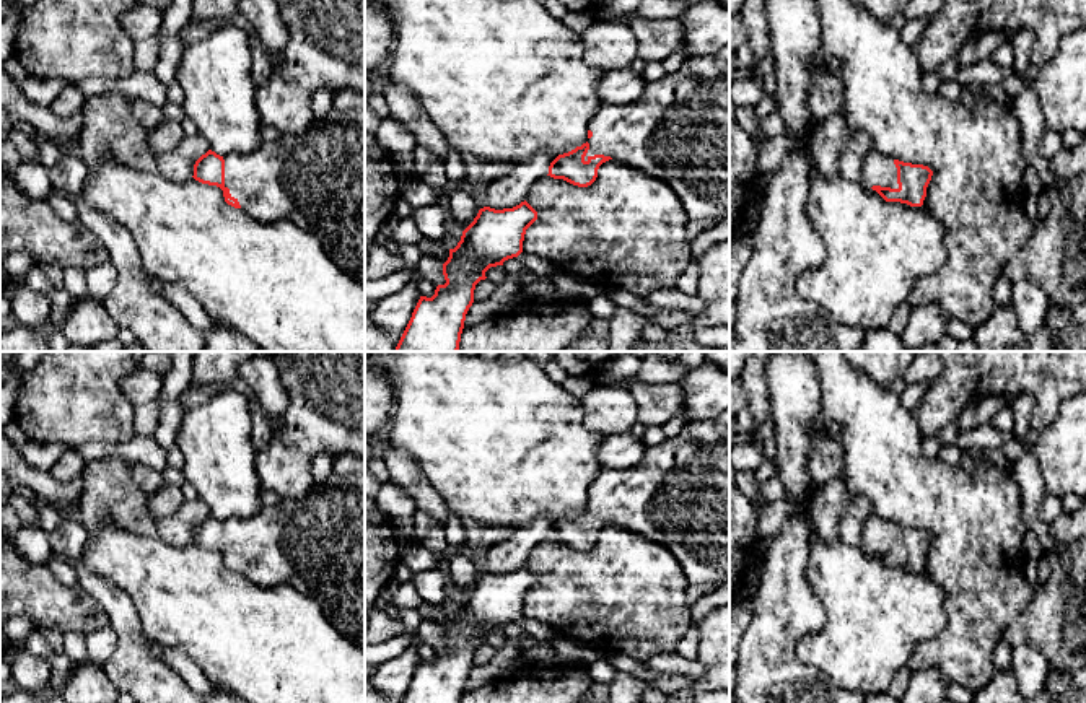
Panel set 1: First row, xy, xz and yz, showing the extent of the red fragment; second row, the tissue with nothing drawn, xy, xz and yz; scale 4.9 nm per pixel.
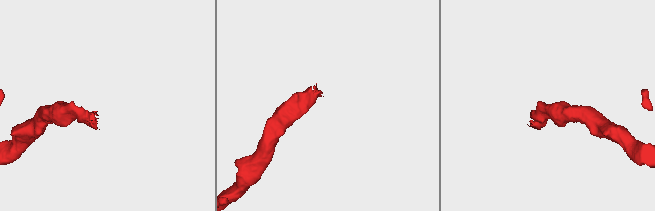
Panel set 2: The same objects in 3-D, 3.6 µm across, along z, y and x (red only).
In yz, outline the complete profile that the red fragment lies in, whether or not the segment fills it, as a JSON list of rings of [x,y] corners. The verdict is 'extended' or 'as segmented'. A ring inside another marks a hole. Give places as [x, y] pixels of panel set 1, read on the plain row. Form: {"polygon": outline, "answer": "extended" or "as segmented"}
{"polygon": [[[871,514],[865,524],[860,547],[876,555],[886,566],[922,571],[933,535],[923,529],[904,527]]], "answer": "extended"}

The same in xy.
{"polygon": [[[334,474],[326,483],[314,483],[298,500],[280,500],[251,519],[230,517],[220,521],[208,514],[194,529],[195,545],[217,550],[225,566],[241,573],[259,587],[291,586],[313,597],[331,625],[350,643],[365,649],[365,474]]], "answer": "extended"}

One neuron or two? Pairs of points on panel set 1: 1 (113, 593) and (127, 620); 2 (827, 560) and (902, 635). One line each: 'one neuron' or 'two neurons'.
1: one neuron
2: one neuron

